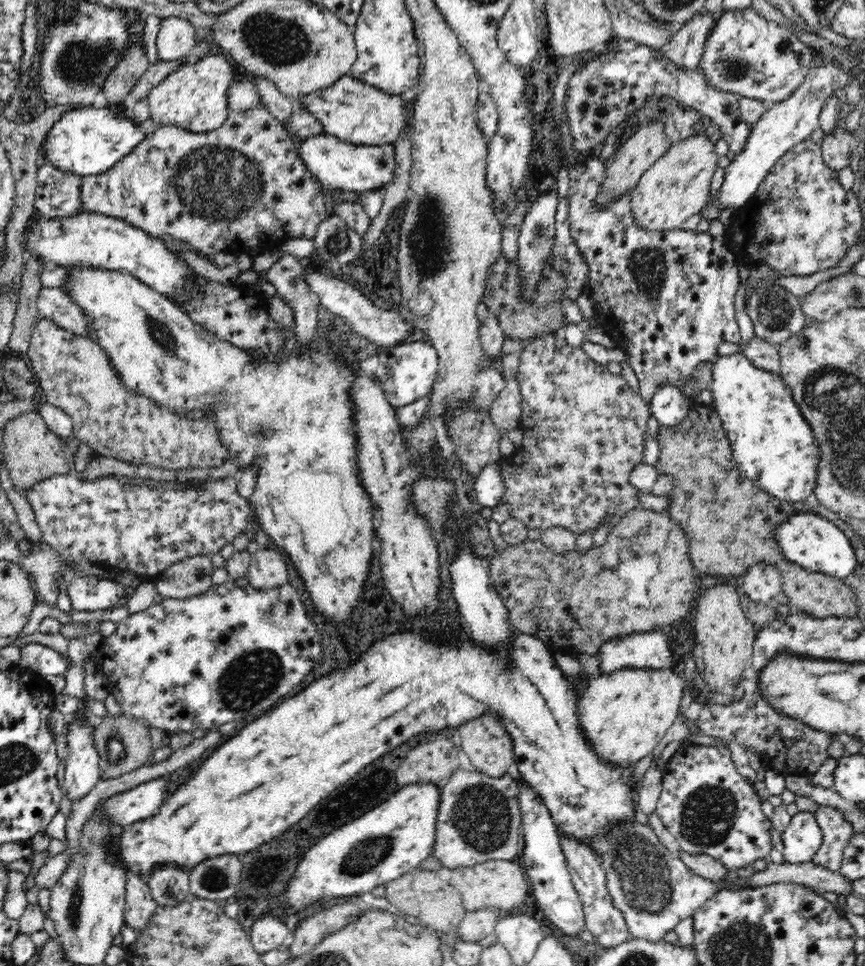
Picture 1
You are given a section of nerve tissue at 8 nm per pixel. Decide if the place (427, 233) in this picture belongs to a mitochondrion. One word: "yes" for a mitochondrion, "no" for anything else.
yes

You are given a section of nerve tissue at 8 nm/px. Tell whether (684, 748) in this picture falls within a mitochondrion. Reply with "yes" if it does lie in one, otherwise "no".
no

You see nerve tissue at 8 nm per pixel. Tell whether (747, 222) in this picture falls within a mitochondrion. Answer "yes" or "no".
no

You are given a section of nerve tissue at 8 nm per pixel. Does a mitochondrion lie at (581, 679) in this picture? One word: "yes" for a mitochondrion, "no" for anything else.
no

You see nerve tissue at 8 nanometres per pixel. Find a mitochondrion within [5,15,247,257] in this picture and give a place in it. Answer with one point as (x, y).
(82, 62)

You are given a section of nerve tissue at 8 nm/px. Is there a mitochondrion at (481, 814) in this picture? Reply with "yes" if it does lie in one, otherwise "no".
yes

